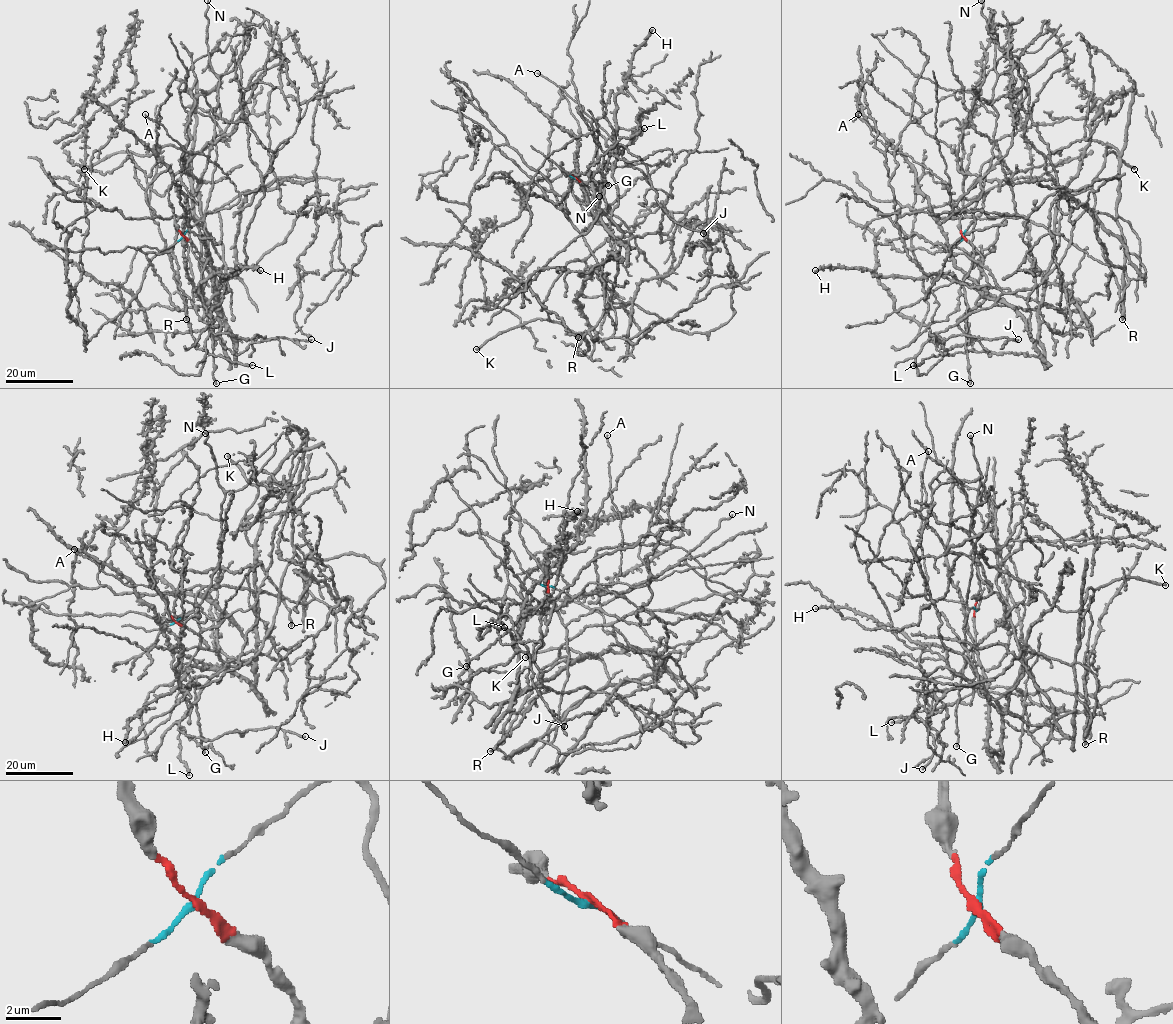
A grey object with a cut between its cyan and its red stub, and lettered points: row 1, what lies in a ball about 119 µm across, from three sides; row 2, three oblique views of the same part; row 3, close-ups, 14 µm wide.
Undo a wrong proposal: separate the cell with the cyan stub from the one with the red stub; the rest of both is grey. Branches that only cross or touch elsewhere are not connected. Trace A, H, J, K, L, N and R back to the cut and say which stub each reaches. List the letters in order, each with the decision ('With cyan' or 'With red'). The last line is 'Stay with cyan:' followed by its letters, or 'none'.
A: With cyan
H: With red
J: With red
K: With red
L: With red
N: With cyan
R: With red
Stay with cyan: A, N

